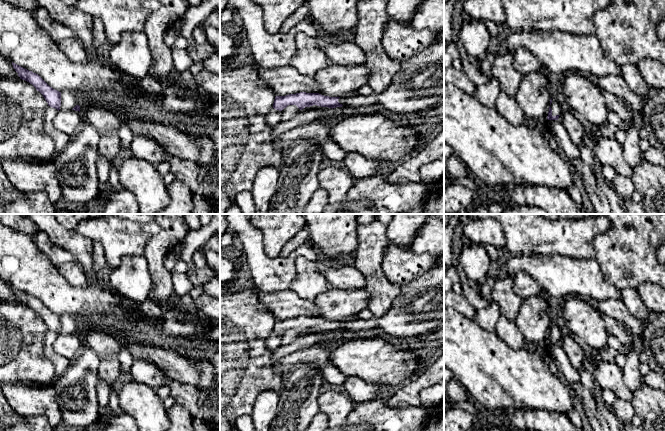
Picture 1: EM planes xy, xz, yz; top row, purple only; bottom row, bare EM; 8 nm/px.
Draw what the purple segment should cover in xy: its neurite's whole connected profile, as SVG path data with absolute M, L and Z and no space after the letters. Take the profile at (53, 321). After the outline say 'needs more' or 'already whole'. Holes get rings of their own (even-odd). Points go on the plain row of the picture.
M12 286L13 292L18 297L20 303L32 308L45 322L48 330L60 334L61 316L50 311L38 298L33 297Z | already whole

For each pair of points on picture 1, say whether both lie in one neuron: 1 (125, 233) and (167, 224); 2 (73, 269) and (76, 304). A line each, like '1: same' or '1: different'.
1: different
2: different

